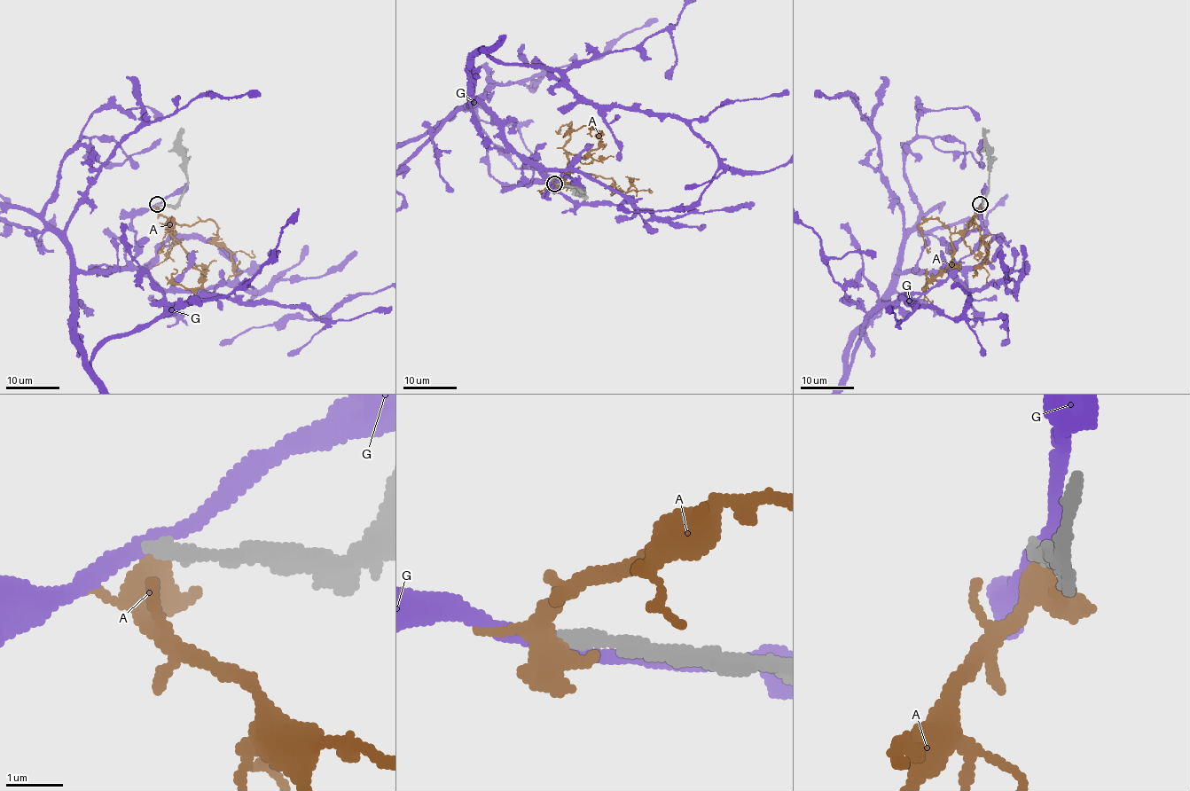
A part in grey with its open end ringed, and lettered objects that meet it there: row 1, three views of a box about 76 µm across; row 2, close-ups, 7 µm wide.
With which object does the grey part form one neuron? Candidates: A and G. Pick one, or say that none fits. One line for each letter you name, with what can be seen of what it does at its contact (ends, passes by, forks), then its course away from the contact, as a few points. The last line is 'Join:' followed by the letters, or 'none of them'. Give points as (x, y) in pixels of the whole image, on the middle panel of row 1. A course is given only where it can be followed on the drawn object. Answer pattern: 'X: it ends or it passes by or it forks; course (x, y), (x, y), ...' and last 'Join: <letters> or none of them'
G: it passes by
Join: G

